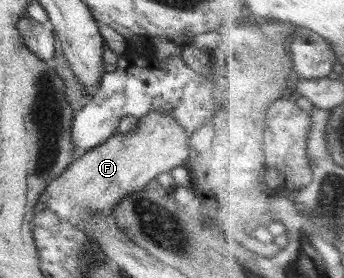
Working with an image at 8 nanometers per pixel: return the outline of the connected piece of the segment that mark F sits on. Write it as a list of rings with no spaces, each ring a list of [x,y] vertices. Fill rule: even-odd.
[[[151,112],[138,120],[138,125],[130,133],[118,132],[106,139],[106,143],[84,152],[40,193],[38,200],[62,221],[84,232],[82,217],[86,213],[110,214],[118,199],[124,199],[134,191],[142,191],[160,173],[184,165],[192,149],[190,139],[192,137],[184,131],[184,127],[171,116]]]

